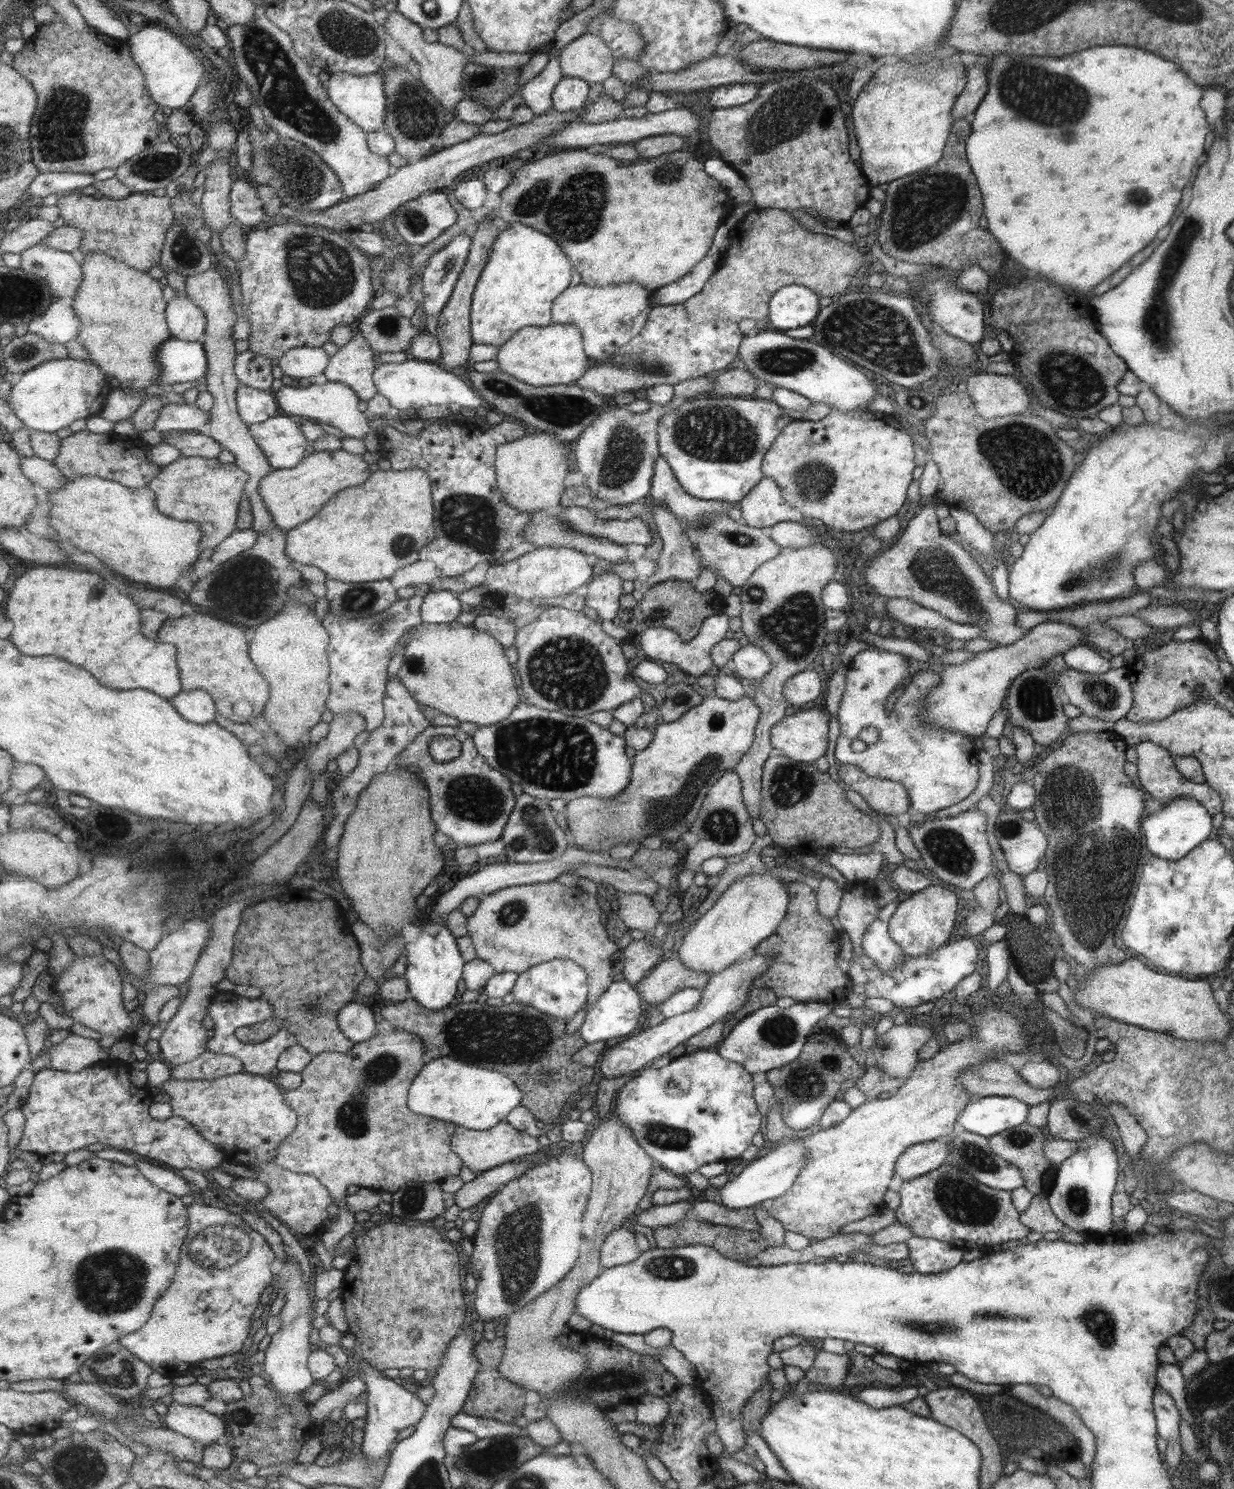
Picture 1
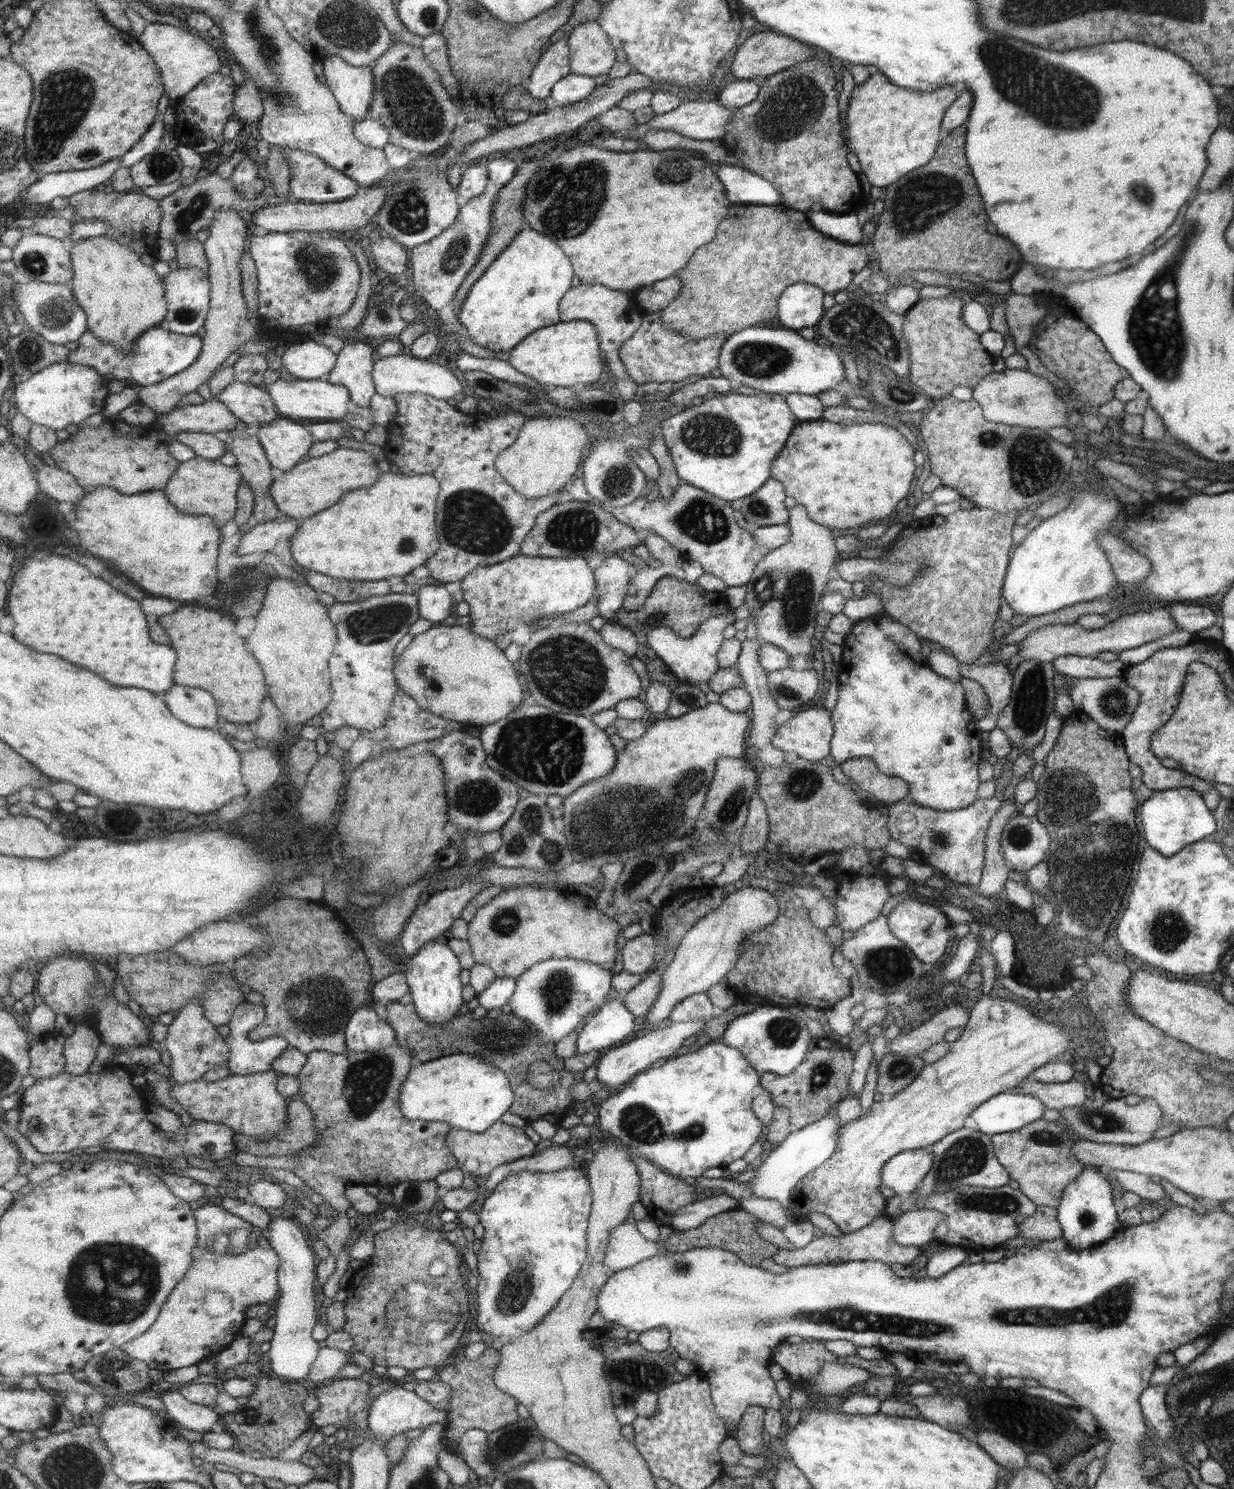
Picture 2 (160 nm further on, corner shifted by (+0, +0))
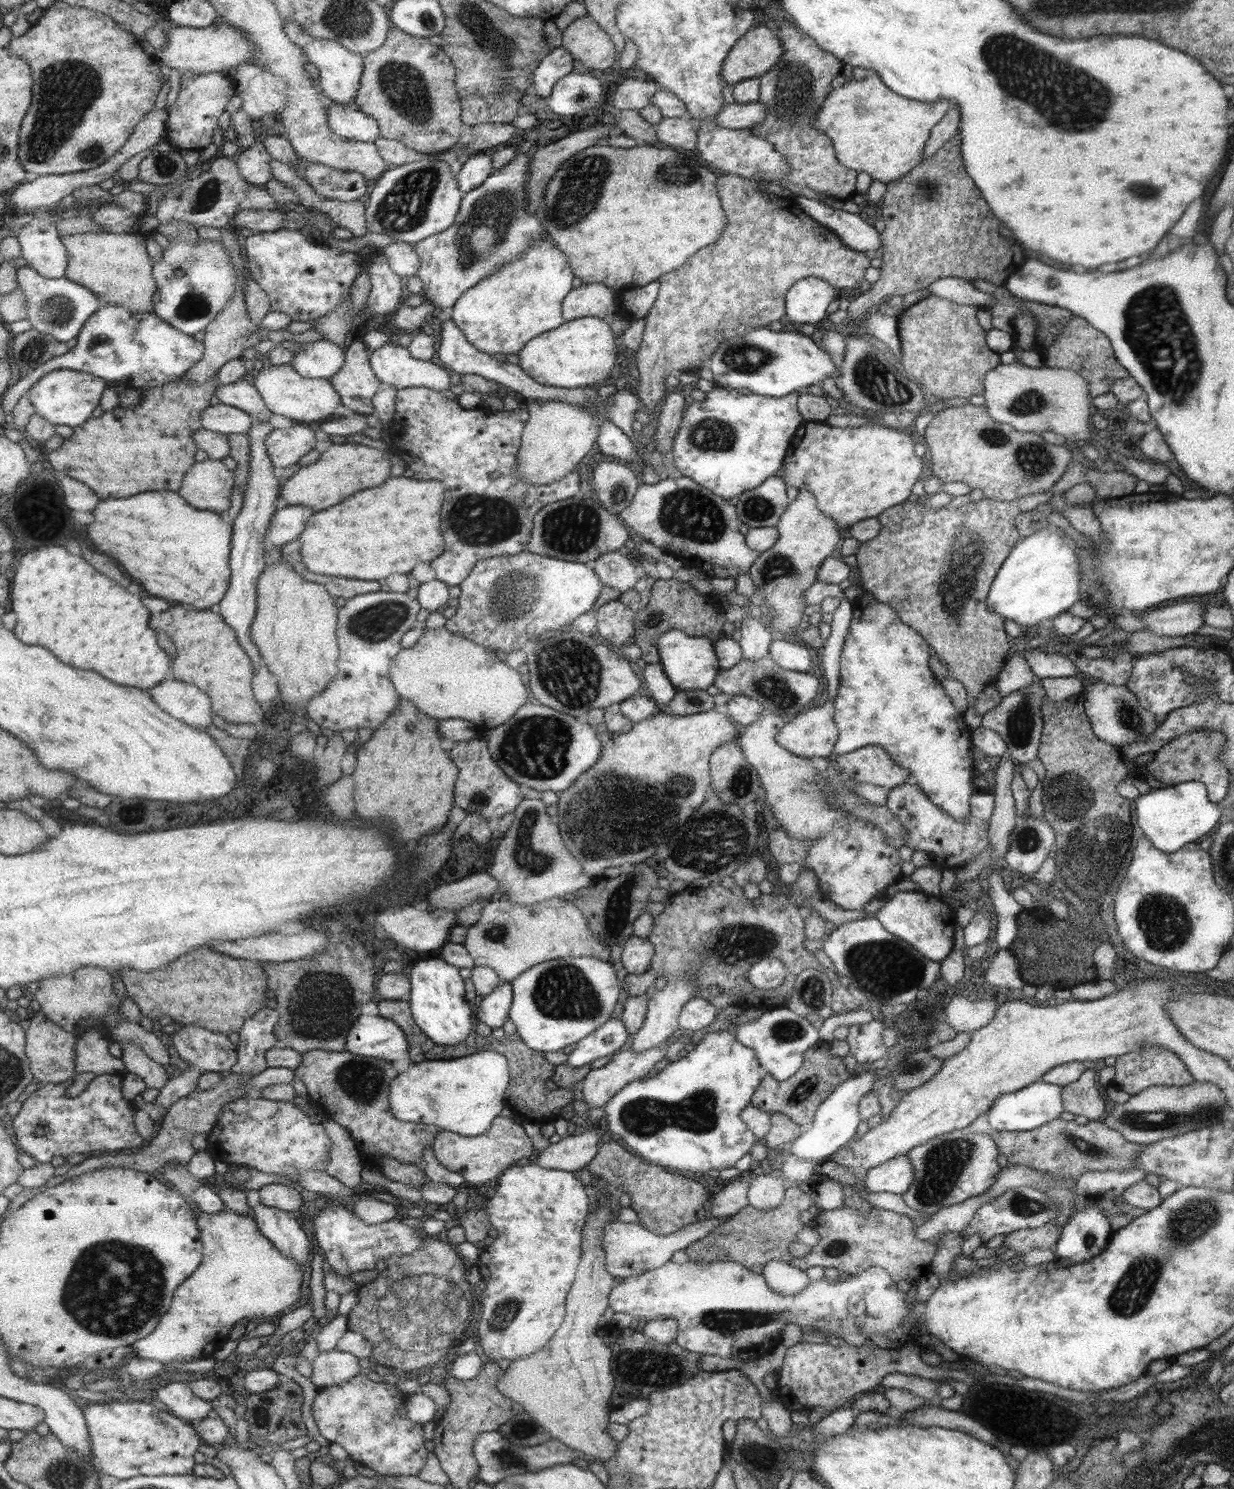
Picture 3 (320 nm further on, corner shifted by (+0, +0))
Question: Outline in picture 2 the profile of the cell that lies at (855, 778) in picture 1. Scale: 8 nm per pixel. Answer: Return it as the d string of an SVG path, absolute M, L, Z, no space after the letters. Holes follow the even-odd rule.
M850 758L839 765L843 776L879 800L879 805L889 806L907 796L908 784L877 770L877 763L872 758Z

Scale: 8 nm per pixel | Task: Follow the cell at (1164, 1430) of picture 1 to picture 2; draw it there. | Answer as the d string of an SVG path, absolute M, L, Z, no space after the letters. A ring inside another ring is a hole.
M1148 1386L1144 1388L1137 1397L1142 1417L1149 1422L1149 1426L1157 1432L1159 1438L1171 1436L1173 1427L1165 1403L1163 1402L1166 1393L1165 1386Z

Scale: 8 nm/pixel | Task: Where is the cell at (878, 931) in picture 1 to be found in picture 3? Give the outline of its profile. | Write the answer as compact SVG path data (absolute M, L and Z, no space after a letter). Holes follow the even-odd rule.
M875 917L831 927L820 949L830 958L832 970L861 990L867 1001L885 1010L896 1004L911 1004L918 990L933 986L940 972L940 963L925 958L910 944L887 932Z

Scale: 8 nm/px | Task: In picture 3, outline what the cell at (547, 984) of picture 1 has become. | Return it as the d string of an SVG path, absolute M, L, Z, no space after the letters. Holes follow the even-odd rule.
M582 956L537 964L516 978L512 985L514 1004L510 1019L534 1051L545 1053L579 1044L618 1014L622 981L609 961Z

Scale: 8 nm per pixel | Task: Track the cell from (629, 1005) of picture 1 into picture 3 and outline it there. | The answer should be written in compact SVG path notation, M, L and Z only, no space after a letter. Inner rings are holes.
M616 1014L605 1026L579 1042L568 1055L566 1063L572 1068L593 1064L599 1058L618 1053L627 1044L627 1040L629 1031L621 1016Z

